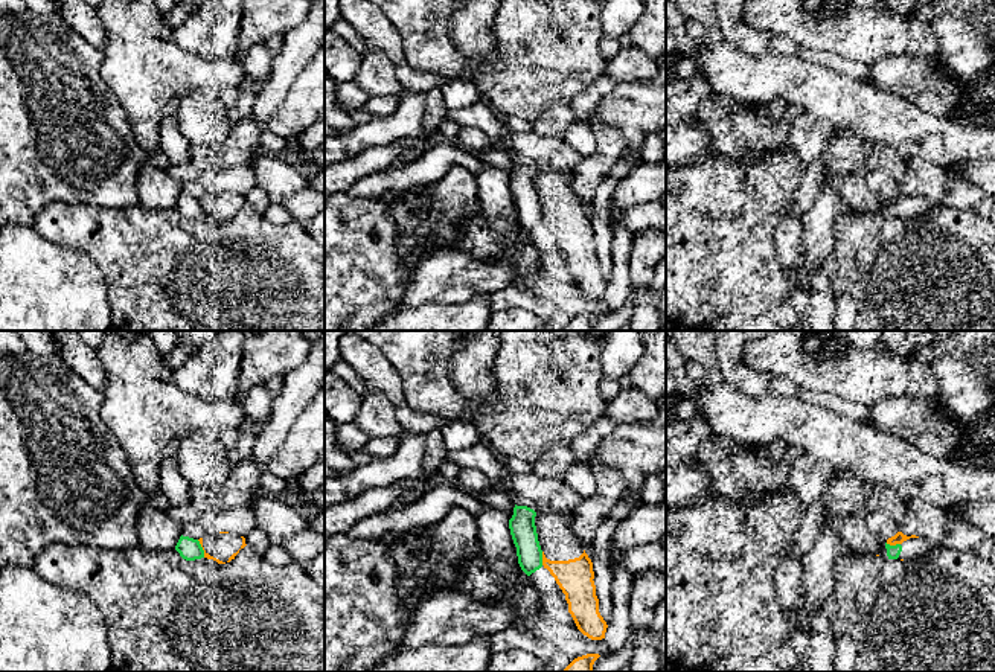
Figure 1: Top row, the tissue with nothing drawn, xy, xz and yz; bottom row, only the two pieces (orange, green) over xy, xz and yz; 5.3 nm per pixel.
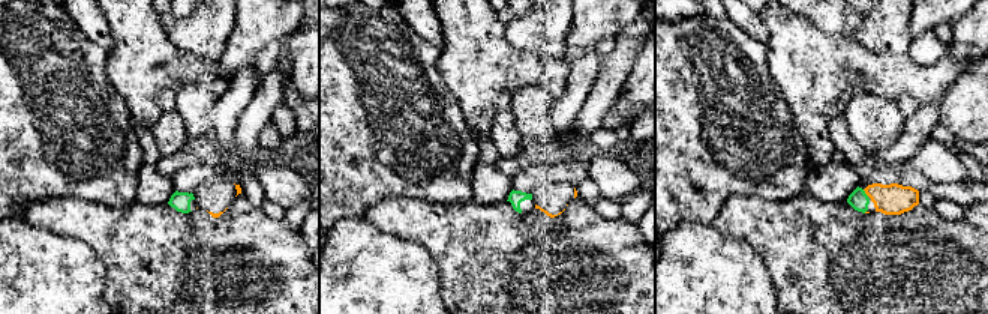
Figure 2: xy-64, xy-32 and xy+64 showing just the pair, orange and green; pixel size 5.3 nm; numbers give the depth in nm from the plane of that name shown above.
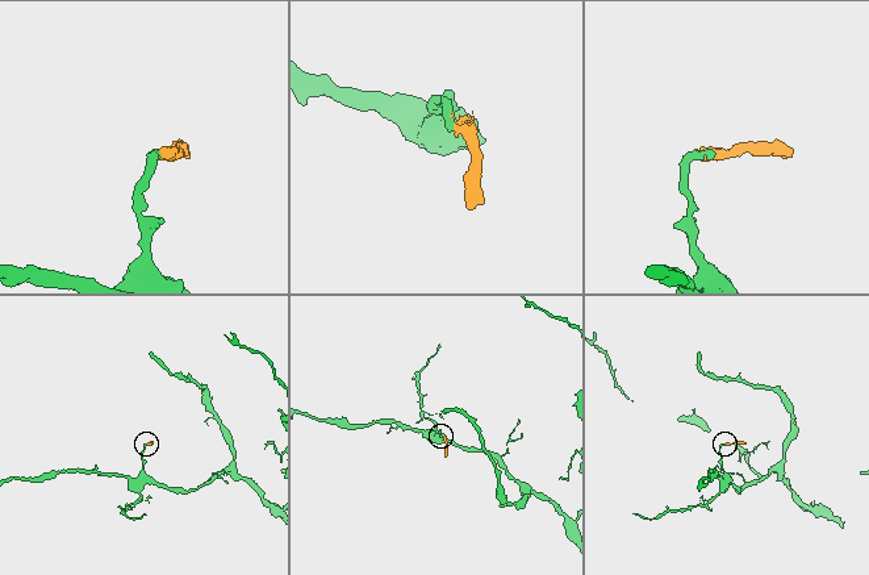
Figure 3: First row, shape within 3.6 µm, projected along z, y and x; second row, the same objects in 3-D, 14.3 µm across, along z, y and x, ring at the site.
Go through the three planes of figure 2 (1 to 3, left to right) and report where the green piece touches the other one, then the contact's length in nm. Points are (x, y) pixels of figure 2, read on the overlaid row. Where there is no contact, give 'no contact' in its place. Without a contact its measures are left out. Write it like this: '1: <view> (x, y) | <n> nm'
1: no contact
2: no contact
3: xy+64 (865, 193) | 50 nm

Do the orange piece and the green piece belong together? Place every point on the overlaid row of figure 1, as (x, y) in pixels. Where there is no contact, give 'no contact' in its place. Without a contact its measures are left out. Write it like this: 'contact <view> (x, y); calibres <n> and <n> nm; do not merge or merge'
contact yz (893, 544); calibres 60 and 70 nm; do not merge

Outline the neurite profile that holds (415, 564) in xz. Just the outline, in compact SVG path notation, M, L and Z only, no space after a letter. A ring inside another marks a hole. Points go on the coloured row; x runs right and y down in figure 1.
M424 529L405 533L387 533L389 552L401 574L396 581L398 596L404 599L413 591L422 591L431 578L433 559L422 546Z

